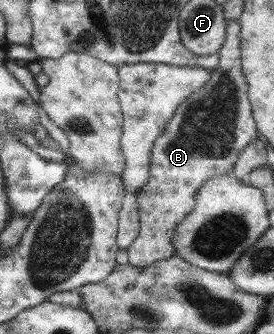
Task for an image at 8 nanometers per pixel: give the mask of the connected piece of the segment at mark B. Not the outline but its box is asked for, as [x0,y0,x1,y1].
[126,18,257,267]

